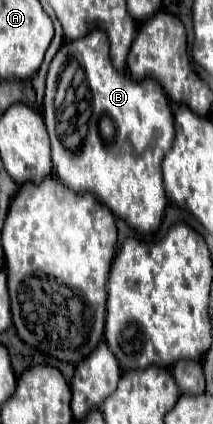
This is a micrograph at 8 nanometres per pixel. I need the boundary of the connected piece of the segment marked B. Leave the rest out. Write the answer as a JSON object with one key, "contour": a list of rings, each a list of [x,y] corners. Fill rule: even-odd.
{"contour":[[[88,33],[78,41],[68,41],[56,53],[48,77],[44,97],[44,123],[52,143],[52,163],[56,177],[74,193],[90,193],[98,203],[106,205],[116,217],[124,219],[138,233],[154,233],[160,227],[166,207],[166,191],[162,185],[162,153],[174,141],[174,117],[162,87],[156,81],[132,81],[126,73],[118,73],[110,65],[104,33]]]}

